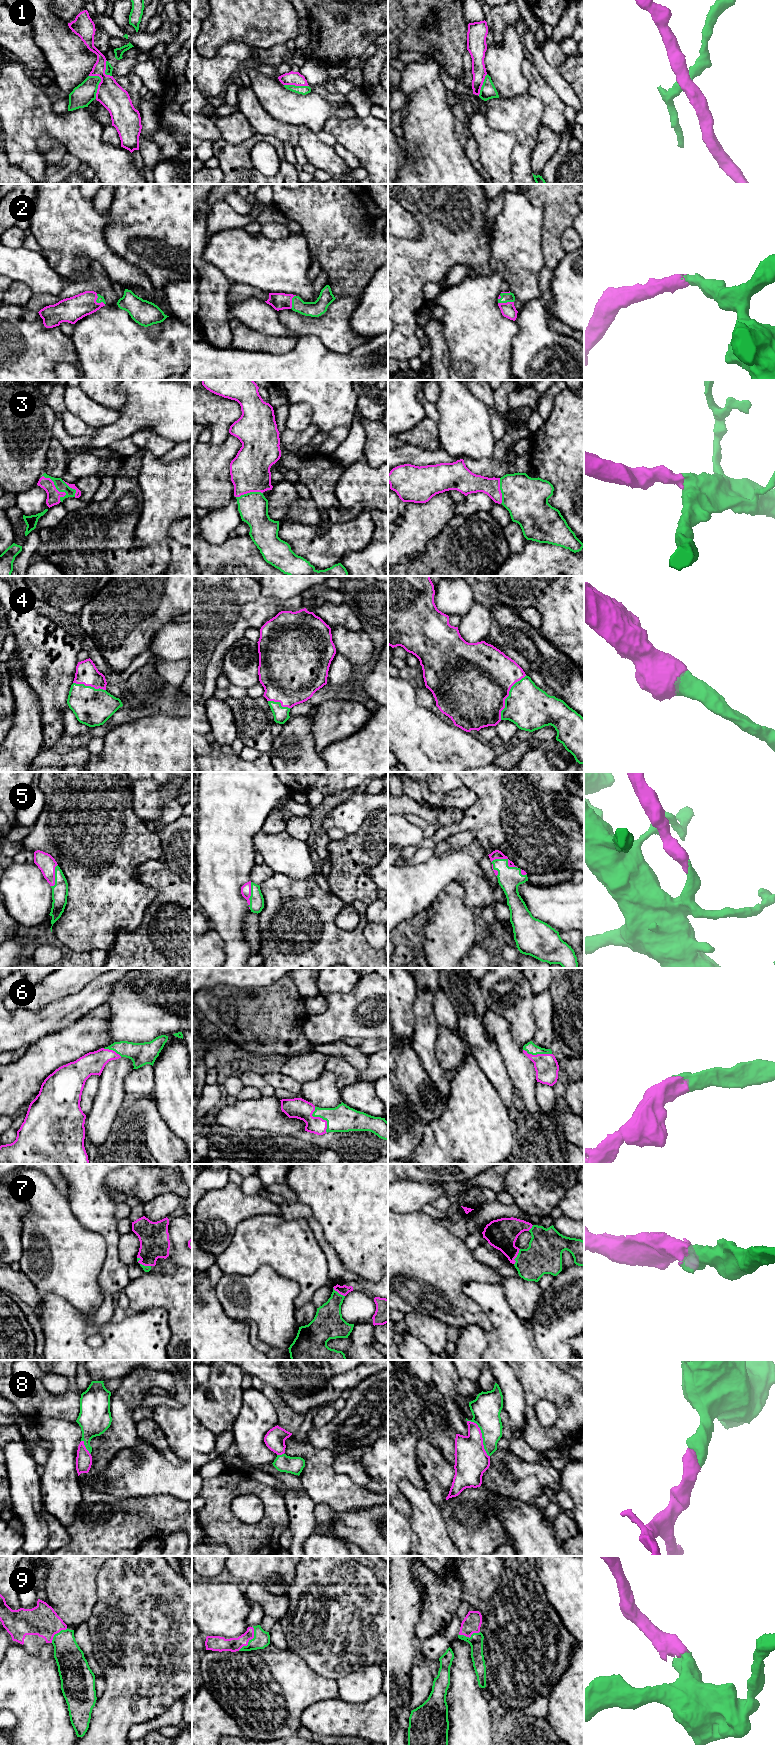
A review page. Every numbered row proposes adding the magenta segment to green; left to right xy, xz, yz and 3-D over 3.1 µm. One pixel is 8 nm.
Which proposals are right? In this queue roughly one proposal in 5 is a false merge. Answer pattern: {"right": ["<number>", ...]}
{"right": ["2", "3", "4", "5", "6", "7", "8", "9"]}

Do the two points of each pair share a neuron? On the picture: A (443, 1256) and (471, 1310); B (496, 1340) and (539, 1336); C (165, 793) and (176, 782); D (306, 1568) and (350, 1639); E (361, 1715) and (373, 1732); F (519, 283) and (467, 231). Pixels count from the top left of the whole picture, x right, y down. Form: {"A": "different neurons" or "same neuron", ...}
{"A": "same neuron", "B": "different neurons", "C": "same neuron", "D": "same neuron", "E": "same neuron", "F": "different neurons"}

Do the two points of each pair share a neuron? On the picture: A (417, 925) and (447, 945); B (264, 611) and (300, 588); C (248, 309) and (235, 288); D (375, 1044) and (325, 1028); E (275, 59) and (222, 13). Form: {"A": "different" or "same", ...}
{"A": "different", "B": "different", "C": "different", "D": "different", "E": "different"}

